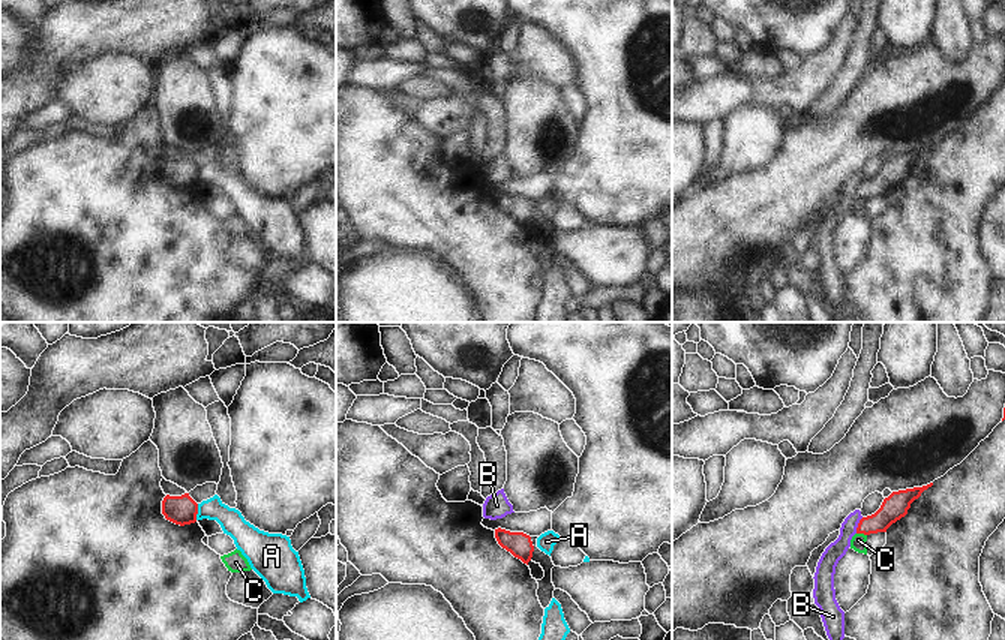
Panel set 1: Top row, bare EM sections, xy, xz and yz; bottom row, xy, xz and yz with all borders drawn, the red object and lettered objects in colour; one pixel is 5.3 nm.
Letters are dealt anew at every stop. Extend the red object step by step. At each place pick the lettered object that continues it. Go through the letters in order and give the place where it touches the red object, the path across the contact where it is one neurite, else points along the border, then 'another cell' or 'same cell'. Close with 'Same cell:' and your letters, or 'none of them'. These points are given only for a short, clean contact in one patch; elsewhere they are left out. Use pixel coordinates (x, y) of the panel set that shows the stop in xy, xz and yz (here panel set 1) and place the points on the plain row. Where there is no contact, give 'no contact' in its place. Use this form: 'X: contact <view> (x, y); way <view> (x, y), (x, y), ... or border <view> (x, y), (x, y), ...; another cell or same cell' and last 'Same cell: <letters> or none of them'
A: contact xy (197, 176); border xy (198, 168), (195, 183); another cell
B: contact yz (858, 189); border yz (863, 182), (855, 197); another cell
C: contact yz (861, 197); border yz (857, 197), (866, 200); another cell
Same cell: none of them

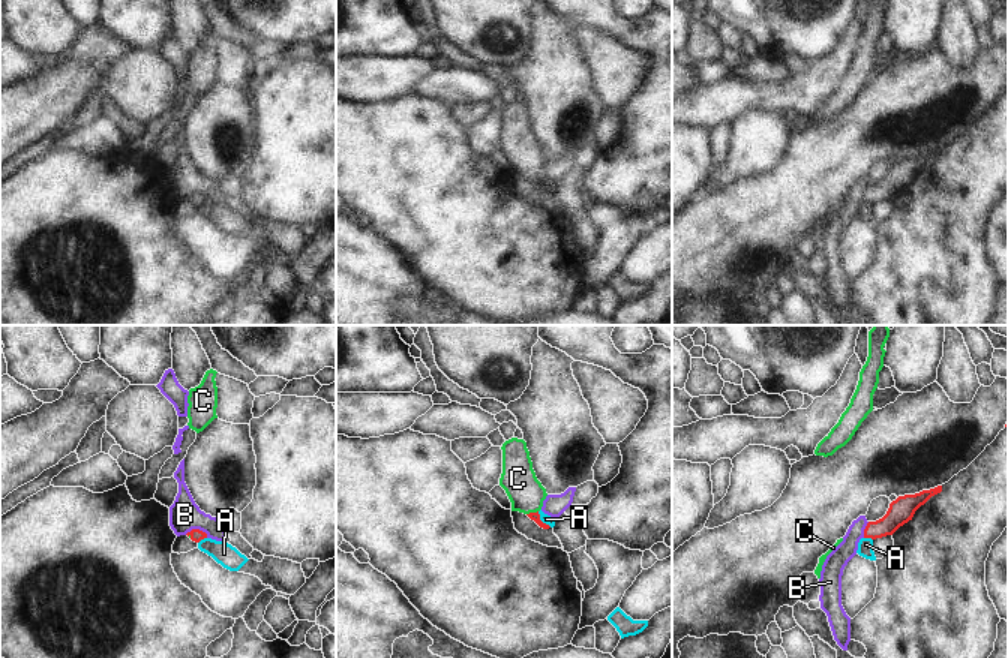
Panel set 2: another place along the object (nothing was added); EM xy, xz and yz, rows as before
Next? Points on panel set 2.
A: contact xz (540, 185); border xz (537, 176), (539, 182), (551, 191); another cell
B: contact xy (197, 194); border xy (185, 198), (192, 194), (201, 194), (207, 201); another cell
C: contact xz (531, 177); way xz (534, 180), (531, 177), (525, 156); same cell
Same cell: C

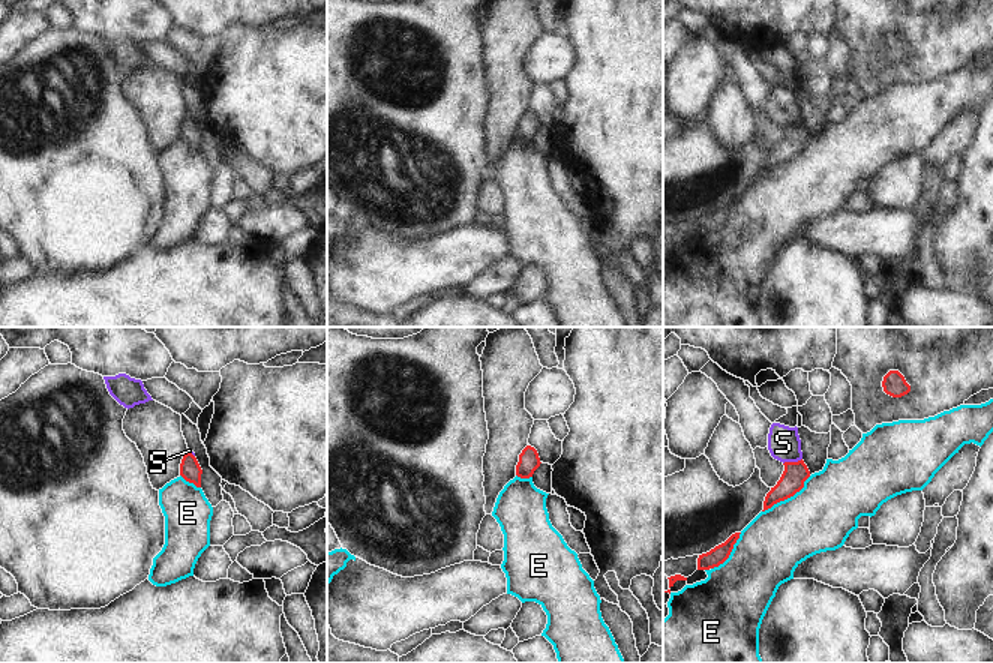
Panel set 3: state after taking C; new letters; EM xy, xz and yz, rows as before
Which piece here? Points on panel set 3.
E: contact yz (788, 161); another cell
S: contact yz (792, 126); border yz (801, 122), (783, 128); another cell
Same cell: none of them

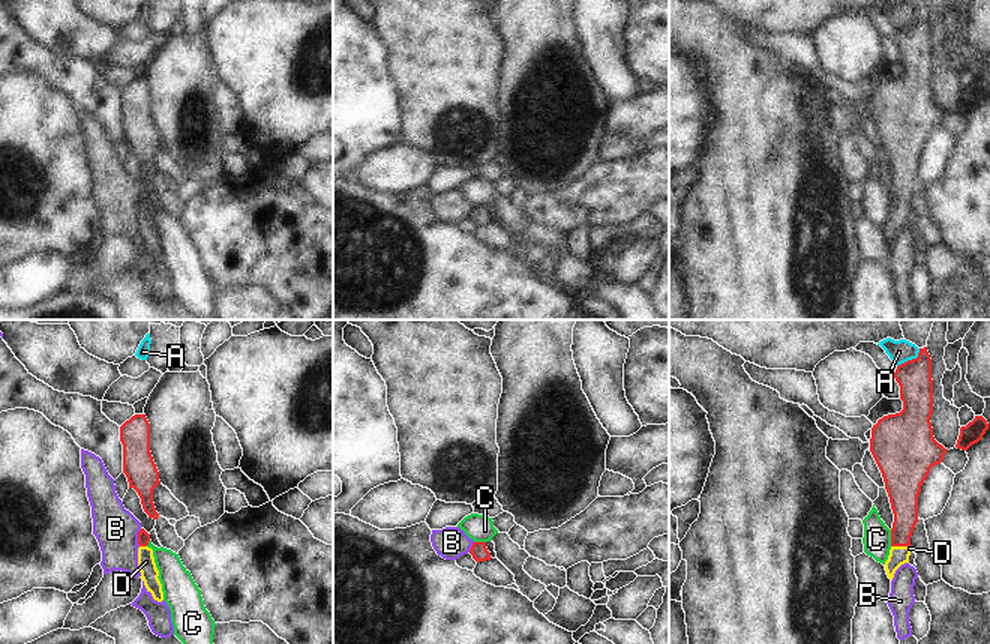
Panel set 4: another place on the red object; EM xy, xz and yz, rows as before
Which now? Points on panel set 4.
A: contact yz (912, 23); border yz (920, 12), (915, 21), (897, 30); another cell
B: contact xy (138, 201); border xy (141, 192), (138, 209); another cell
C: contact yz (891, 201); border yz (890, 194), (891, 209); another cell
D: contact yz (900, 209); same cell
Same cell: D

